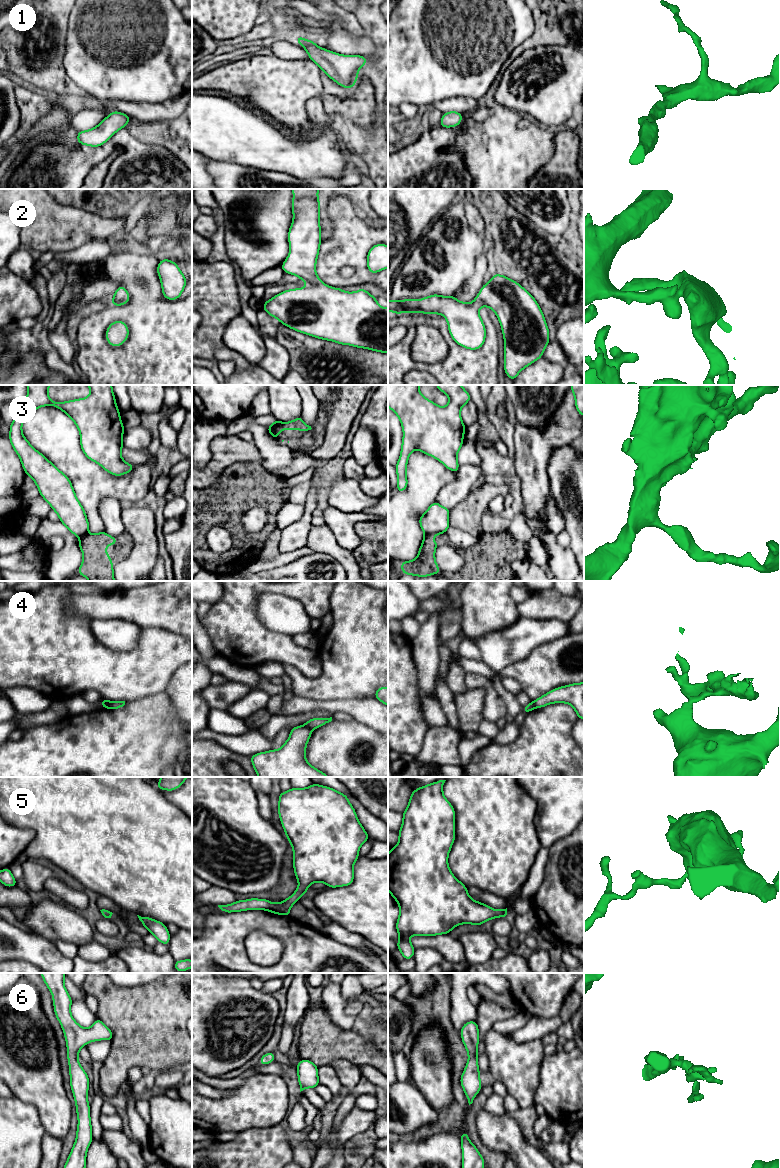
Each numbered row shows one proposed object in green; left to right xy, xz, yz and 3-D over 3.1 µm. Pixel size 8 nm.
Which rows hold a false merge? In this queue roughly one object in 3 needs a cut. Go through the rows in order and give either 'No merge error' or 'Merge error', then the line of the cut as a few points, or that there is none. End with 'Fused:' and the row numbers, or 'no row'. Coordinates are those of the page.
1: No merge error. No split
2: No merge error. No split
3: Merge error. Split along yz (433, 534), (425, 535)
4: Merge error. Split along xy (111, 701), (108, 708)
5: No merge error. No split
6: No merge error. No split
Fused: 3, 4

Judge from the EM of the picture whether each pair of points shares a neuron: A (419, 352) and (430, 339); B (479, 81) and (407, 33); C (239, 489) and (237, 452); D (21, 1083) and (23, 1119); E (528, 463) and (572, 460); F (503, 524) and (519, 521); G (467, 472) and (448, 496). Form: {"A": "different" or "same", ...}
{"A": "same", "B": "same", "C": "different", "D": "different", "E": "different", "F": "different", "G": "same"}

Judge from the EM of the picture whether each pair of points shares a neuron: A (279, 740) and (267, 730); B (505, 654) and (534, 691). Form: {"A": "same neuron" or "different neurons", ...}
{"A": "different neurons", "B": "different neurons"}

